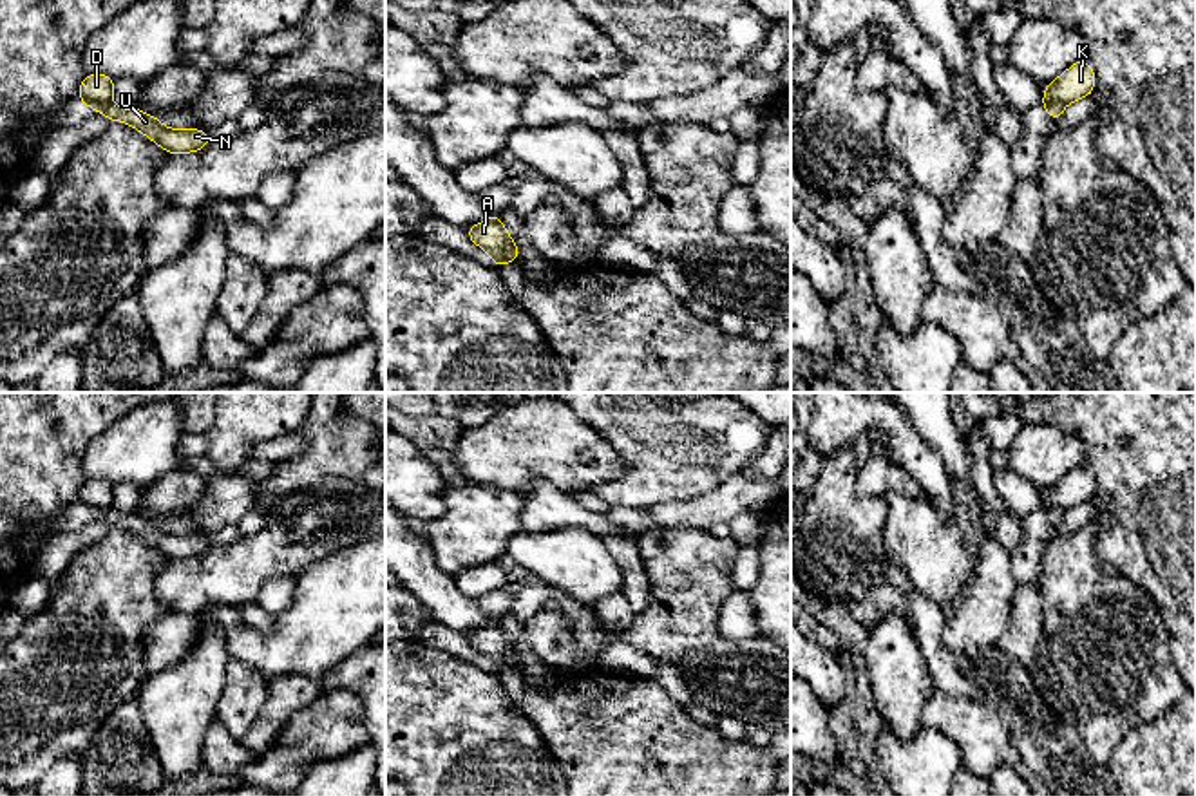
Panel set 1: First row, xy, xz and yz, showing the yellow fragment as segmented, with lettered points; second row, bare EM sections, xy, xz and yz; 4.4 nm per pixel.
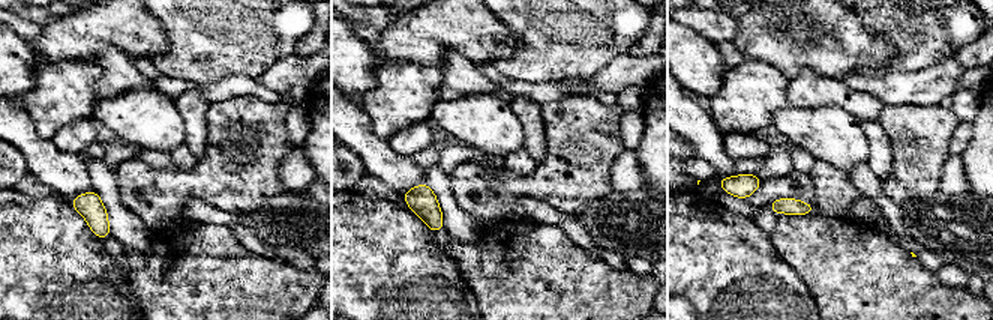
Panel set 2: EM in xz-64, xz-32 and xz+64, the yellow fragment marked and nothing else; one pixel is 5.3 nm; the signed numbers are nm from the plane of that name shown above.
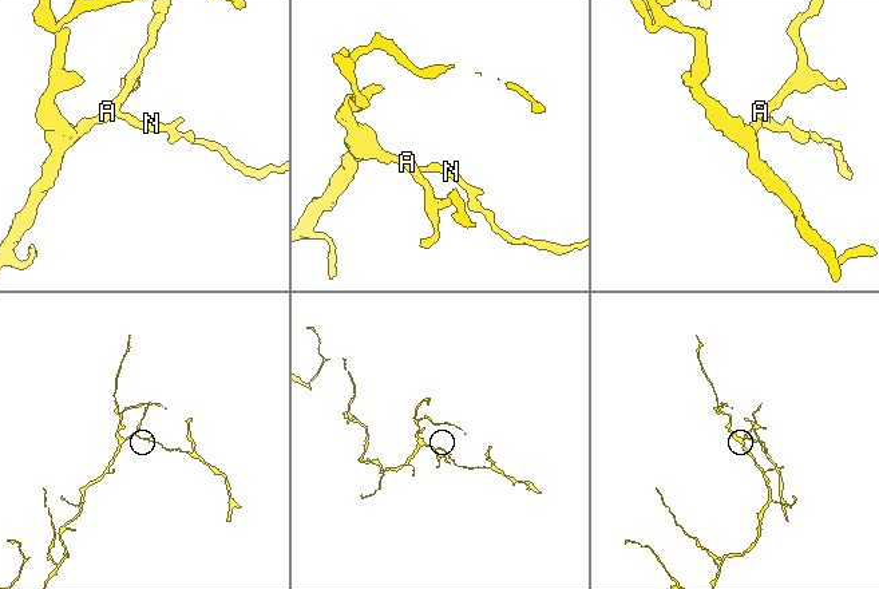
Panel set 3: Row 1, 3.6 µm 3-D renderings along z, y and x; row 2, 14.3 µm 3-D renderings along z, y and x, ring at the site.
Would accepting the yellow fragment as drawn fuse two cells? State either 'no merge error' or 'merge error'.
merge error

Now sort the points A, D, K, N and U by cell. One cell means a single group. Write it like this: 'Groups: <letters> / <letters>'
Groups: A D K / N U

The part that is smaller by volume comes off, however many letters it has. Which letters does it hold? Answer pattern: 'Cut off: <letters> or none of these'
Cut off: N, U

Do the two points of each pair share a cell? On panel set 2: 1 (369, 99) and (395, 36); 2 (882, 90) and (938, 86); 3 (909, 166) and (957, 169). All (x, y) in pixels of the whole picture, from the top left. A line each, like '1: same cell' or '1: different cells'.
1: different cells
2: same cell
3: different cells

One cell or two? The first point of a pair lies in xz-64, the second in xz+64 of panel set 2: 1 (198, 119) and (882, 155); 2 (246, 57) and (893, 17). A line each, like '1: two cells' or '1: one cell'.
1: one cell
2: one cell

